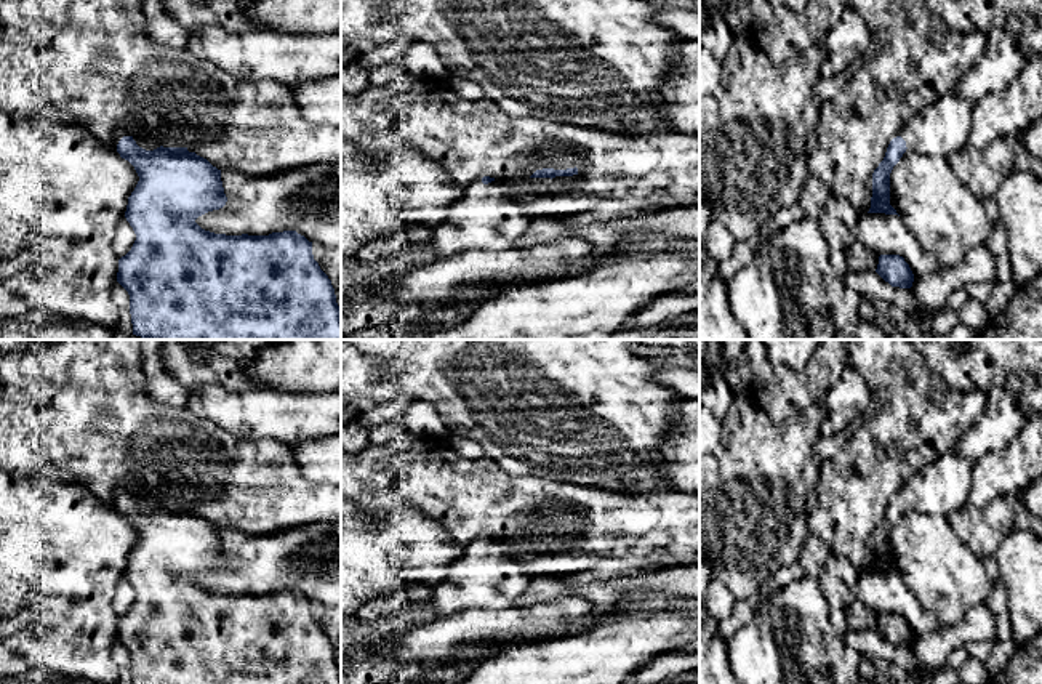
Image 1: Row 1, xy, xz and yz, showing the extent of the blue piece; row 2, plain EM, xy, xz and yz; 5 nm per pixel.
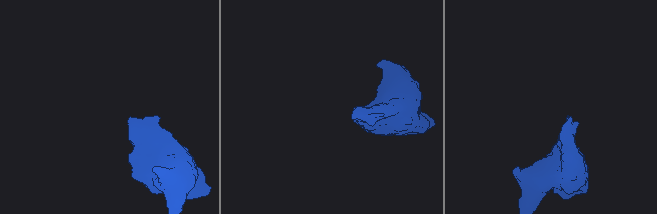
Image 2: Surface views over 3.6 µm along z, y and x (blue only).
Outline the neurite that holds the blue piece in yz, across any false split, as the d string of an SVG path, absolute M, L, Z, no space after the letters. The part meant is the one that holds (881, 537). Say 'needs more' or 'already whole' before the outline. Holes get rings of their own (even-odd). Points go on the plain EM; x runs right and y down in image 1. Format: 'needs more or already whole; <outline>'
needs more; M946 452L936 461L904 481L903 492L893 497L884 519L872 532L872 556L868 572L898 573L890 564L890 532L909 508L922 514L943 514L968 503L973 461Z

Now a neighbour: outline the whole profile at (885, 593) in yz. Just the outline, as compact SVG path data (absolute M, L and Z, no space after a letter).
M861 572L852 593L880 614L900 614L916 636L940 630L936 617L924 609L898 573Z

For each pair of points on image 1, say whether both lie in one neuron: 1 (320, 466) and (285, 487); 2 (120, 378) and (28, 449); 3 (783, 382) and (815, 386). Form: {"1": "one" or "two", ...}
{"1": "two", "2": "one", "3": "one"}

